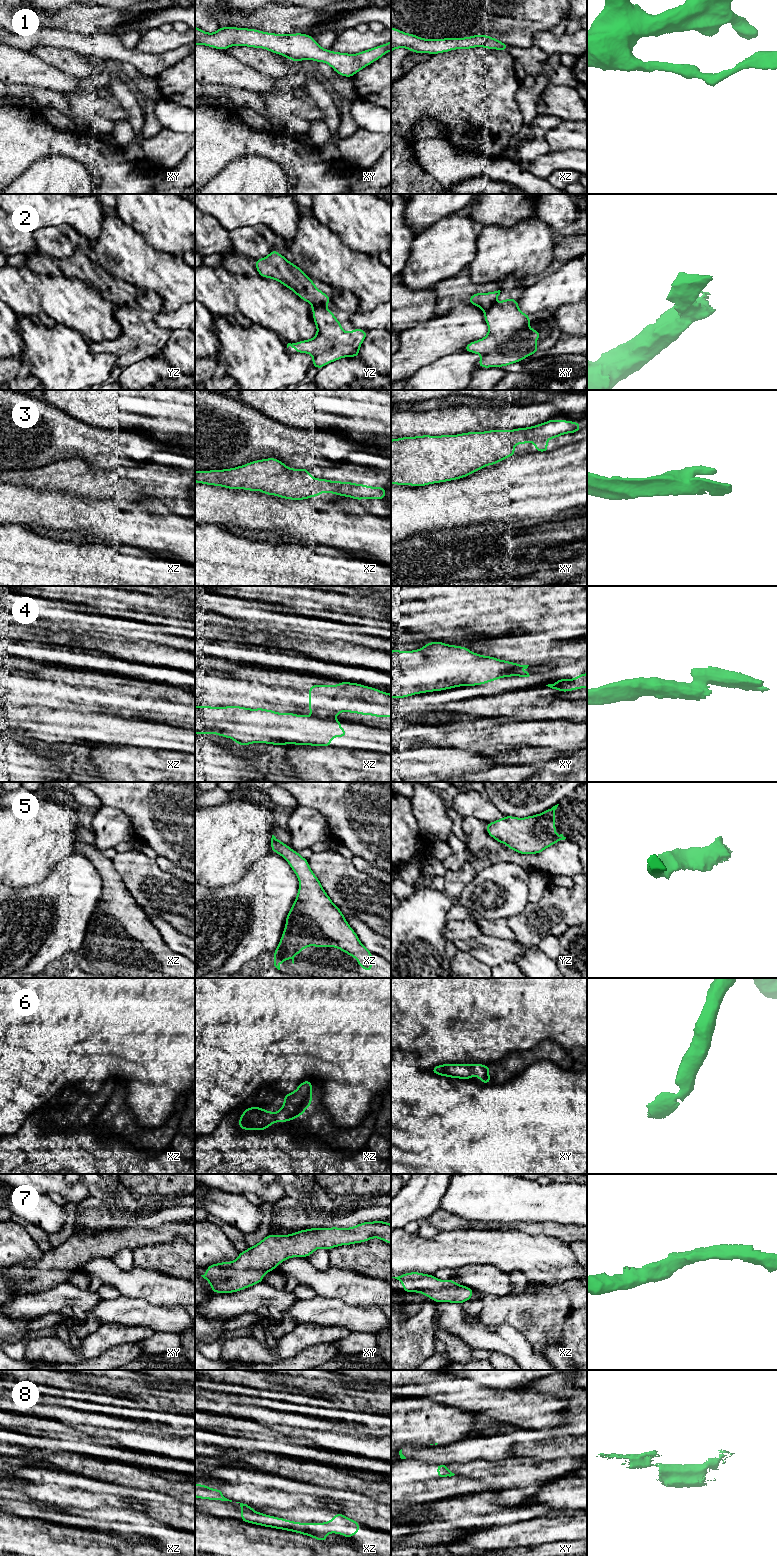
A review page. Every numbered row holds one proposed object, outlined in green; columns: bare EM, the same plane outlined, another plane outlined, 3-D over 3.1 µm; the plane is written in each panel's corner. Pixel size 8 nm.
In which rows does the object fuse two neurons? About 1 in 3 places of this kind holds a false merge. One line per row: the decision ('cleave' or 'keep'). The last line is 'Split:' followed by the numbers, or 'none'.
1: keep
2: cleave
3: keep
4: cleave
5: keep
6: keep
7: keep
8: cleave
Split: 2, 4, 8

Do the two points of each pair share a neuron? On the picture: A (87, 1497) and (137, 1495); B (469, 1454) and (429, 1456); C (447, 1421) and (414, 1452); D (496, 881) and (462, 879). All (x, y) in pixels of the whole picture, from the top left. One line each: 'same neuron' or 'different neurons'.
A: same neuron
B: same neuron
C: different neurons
D: different neurons

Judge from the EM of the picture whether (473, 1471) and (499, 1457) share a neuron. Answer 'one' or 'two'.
two

